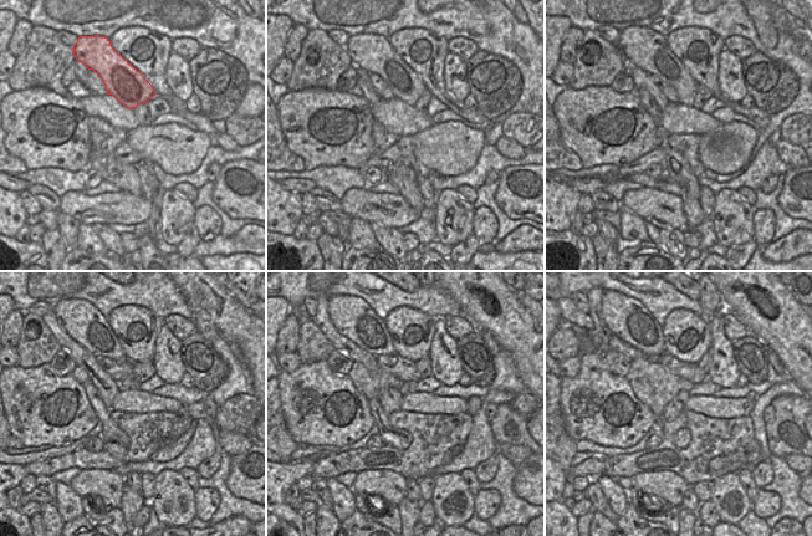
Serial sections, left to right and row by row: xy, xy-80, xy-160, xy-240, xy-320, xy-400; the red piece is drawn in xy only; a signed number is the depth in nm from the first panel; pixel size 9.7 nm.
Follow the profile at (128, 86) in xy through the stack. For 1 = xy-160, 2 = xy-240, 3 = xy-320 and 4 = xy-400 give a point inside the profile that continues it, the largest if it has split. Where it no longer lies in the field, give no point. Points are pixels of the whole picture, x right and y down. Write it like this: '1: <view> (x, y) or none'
1: xy-160 (647, 49)
2: xy-240 (78, 318)
3: xy-320 (351, 316)
4: xy-400 (626, 317)

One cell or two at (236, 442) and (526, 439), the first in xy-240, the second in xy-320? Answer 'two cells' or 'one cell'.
two cells

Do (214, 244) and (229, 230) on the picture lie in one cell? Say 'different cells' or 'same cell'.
different cells

